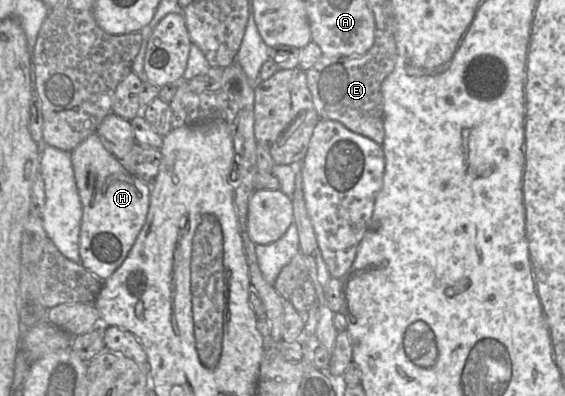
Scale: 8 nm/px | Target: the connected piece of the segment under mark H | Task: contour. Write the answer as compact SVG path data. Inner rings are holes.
M96 132L71 151L71 161L83 206L80 263L104 282L123 263L146 222L151 185L130 174L103 146Z

